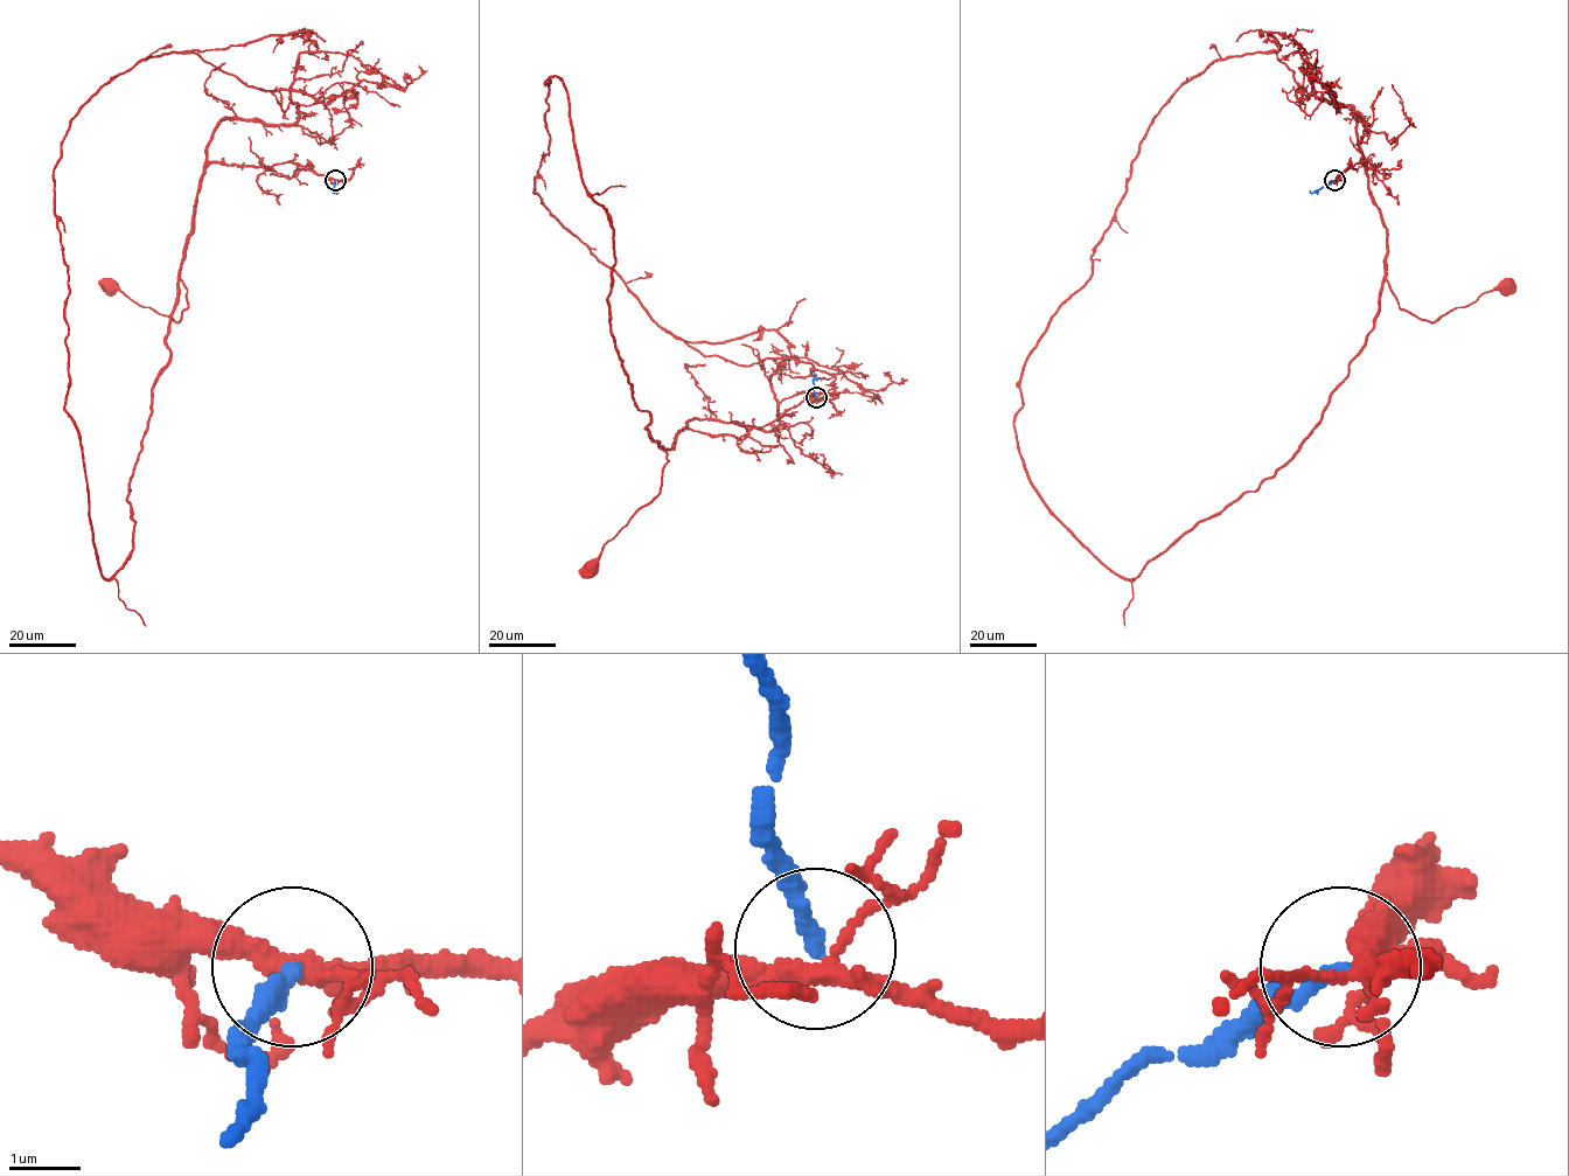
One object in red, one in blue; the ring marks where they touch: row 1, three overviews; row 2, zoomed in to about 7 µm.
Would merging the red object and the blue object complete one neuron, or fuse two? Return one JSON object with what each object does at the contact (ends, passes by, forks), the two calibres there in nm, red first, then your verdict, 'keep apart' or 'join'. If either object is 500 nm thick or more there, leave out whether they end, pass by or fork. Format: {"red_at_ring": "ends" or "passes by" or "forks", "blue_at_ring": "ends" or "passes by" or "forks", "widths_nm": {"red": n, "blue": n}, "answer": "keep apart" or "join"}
{"red_at_ring": "forks", "blue_at_ring": "ends", "widths_nm": {"red": 260, "blue": 200}, "answer": "keep apart"}

